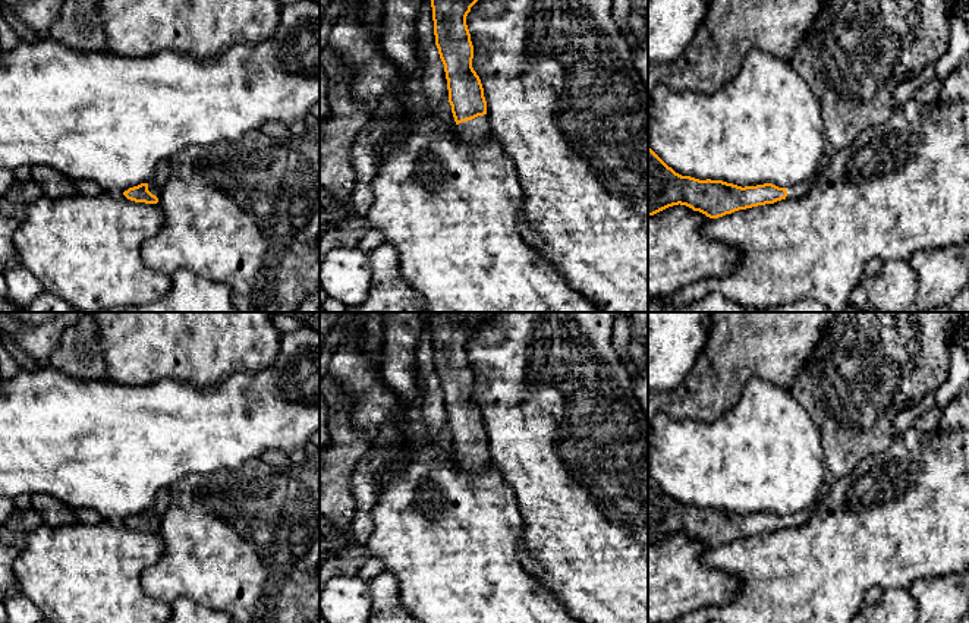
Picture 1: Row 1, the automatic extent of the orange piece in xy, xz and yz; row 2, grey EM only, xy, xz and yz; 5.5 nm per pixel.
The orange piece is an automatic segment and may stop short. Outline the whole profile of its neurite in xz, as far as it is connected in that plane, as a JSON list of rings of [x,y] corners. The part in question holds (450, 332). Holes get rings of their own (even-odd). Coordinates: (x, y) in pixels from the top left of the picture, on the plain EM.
[[[427,312],[435,374],[444,393],[456,462],[463,471],[491,460],[479,405],[472,396],[474,374],[466,353],[471,336],[501,312]]]

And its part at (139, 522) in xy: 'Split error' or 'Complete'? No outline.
Split error

